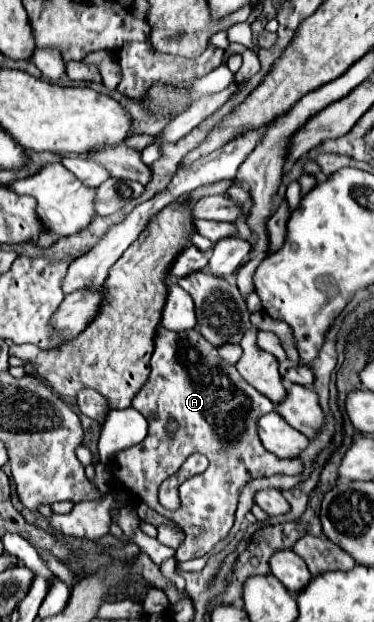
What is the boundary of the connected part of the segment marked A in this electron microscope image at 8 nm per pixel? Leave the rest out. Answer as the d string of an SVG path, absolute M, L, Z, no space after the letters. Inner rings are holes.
M157 328L151 374L133 398L133 408L147 418L149 434L143 442L117 454L113 474L135 498L183 526L185 548L175 552L177 562L207 554L229 534L239 490L249 480L273 474L299 474L303 470L301 460L281 460L263 448L257 436L257 418L271 412L275 404L247 384L233 364L219 358L217 348L199 330L171 332ZM169 420L177 422L177 432L173 434L167 432ZM193 452L203 452L209 458L209 468L181 484L181 506L177 510L165 510L157 500L159 484L175 474Z

